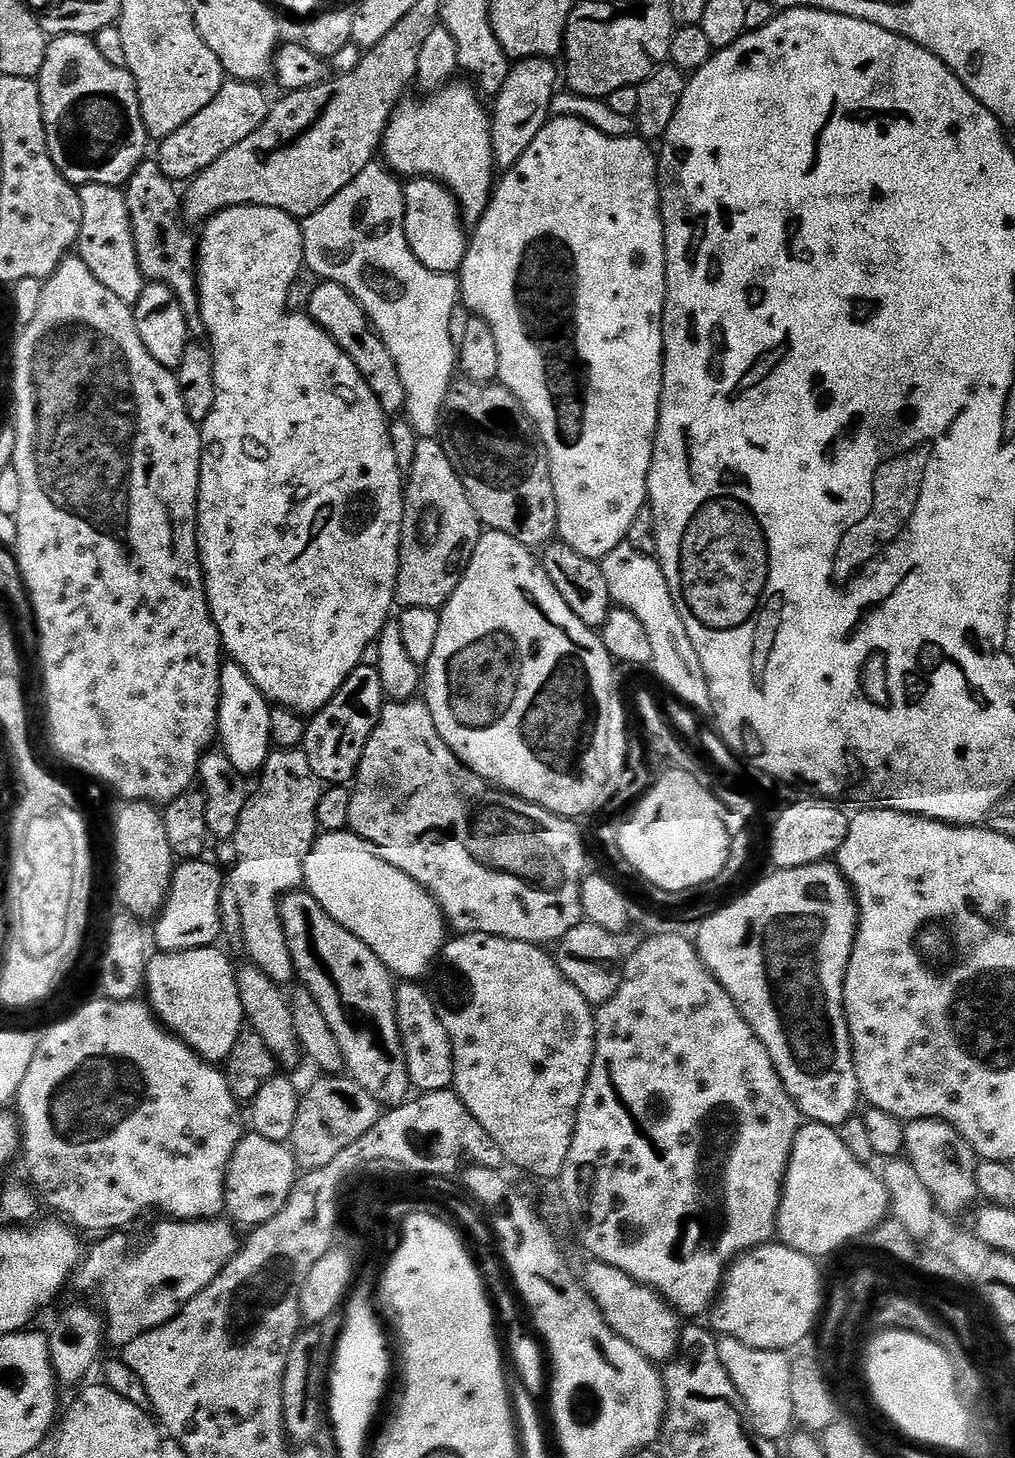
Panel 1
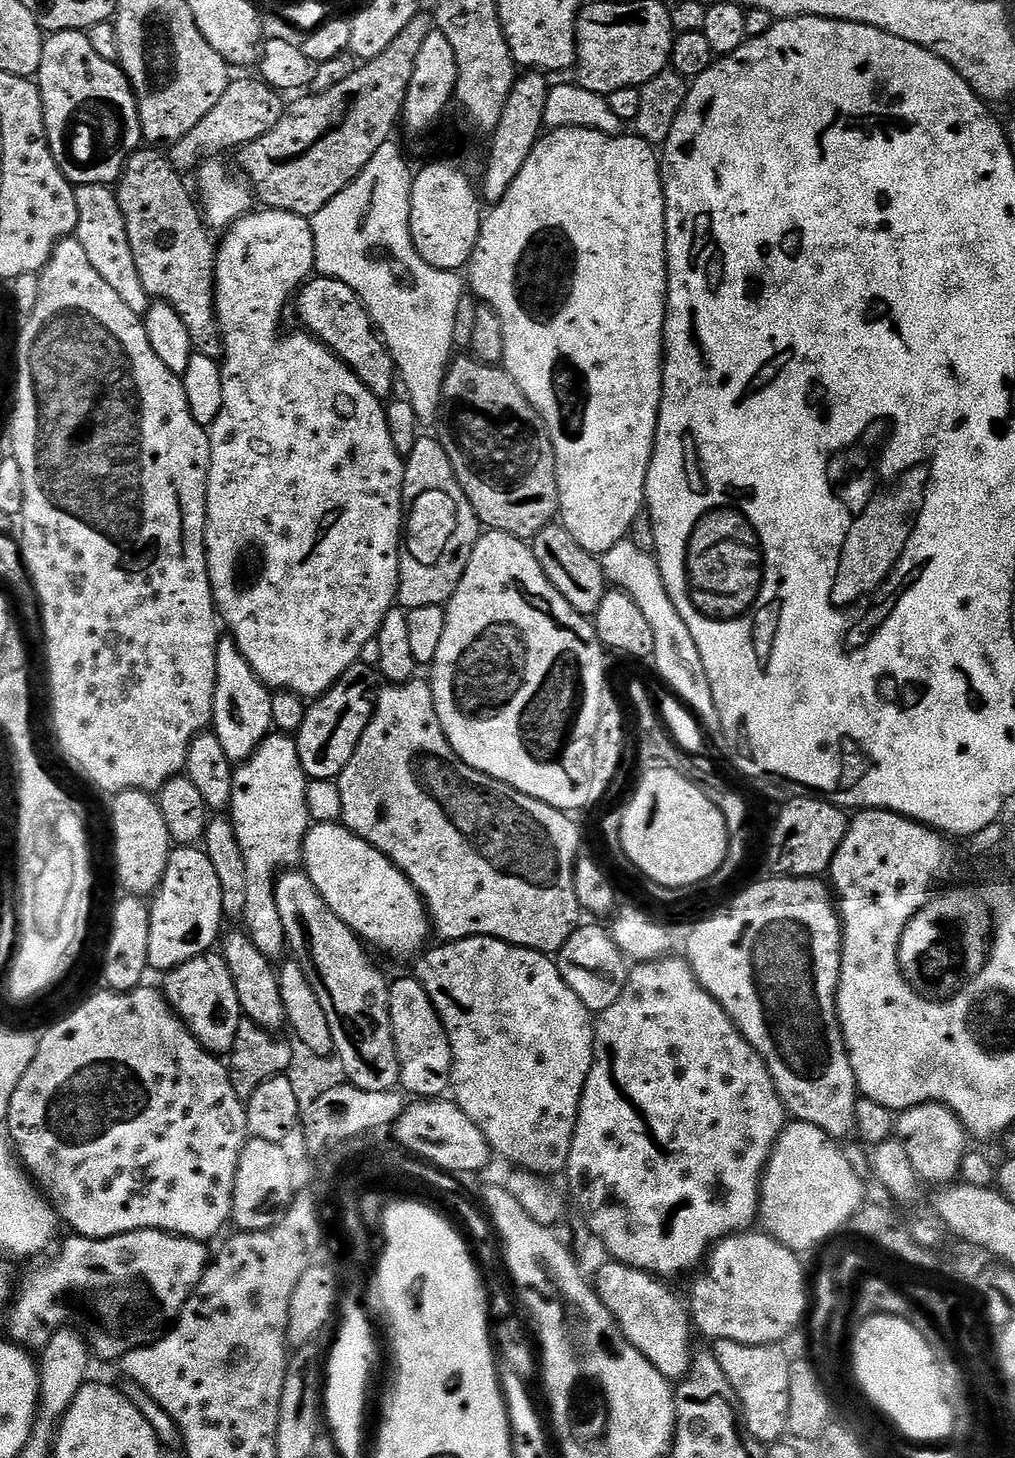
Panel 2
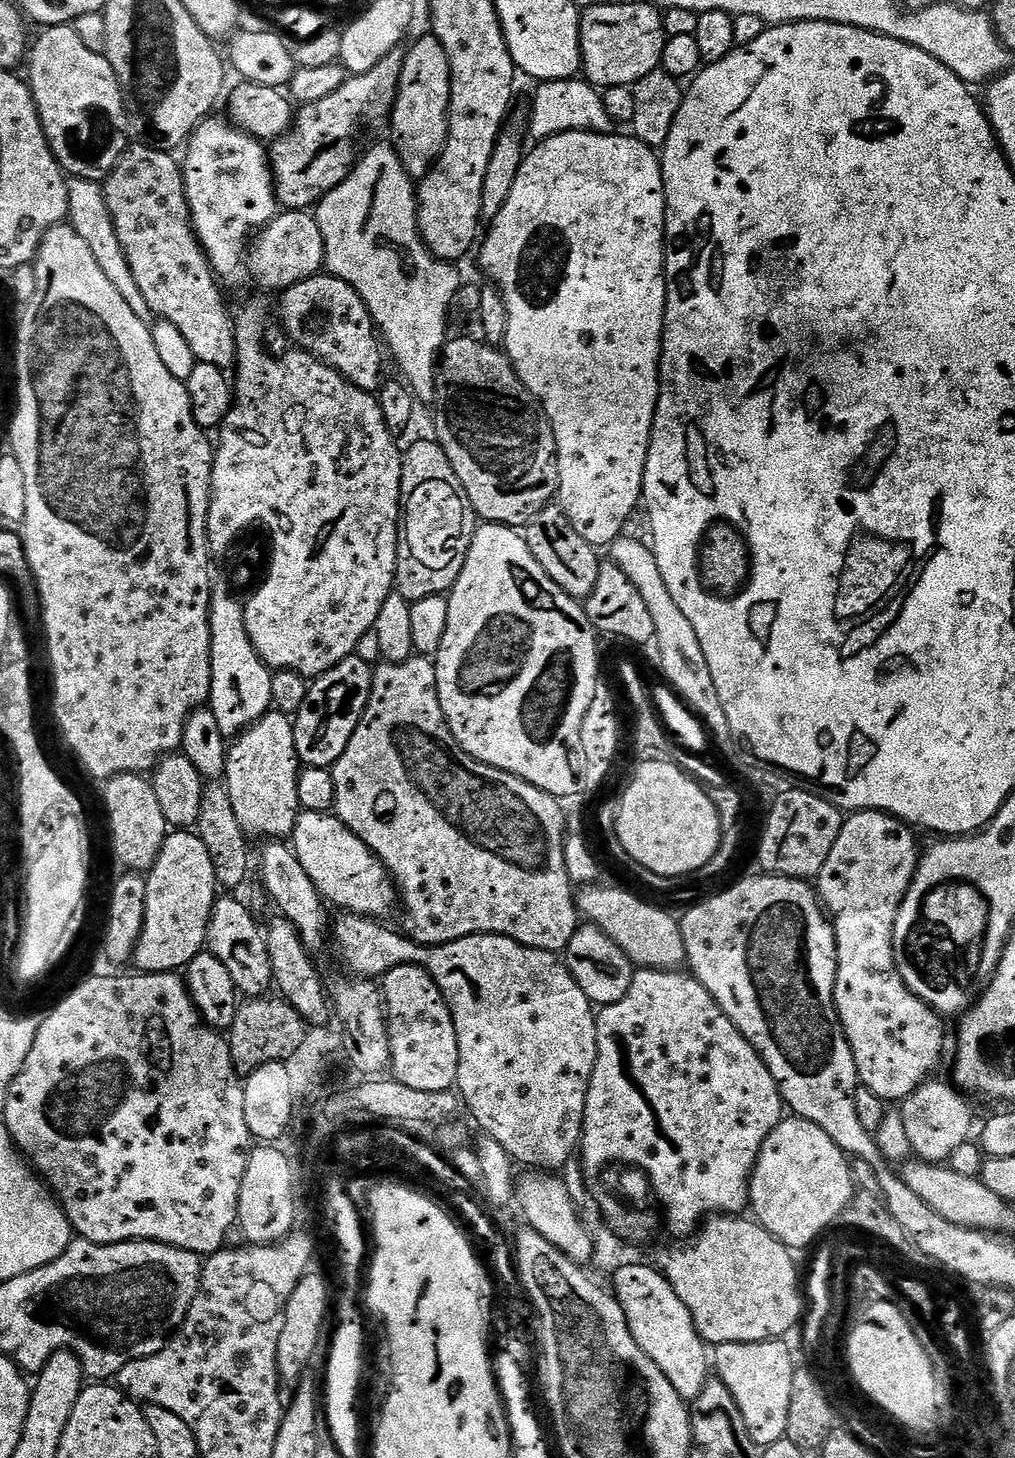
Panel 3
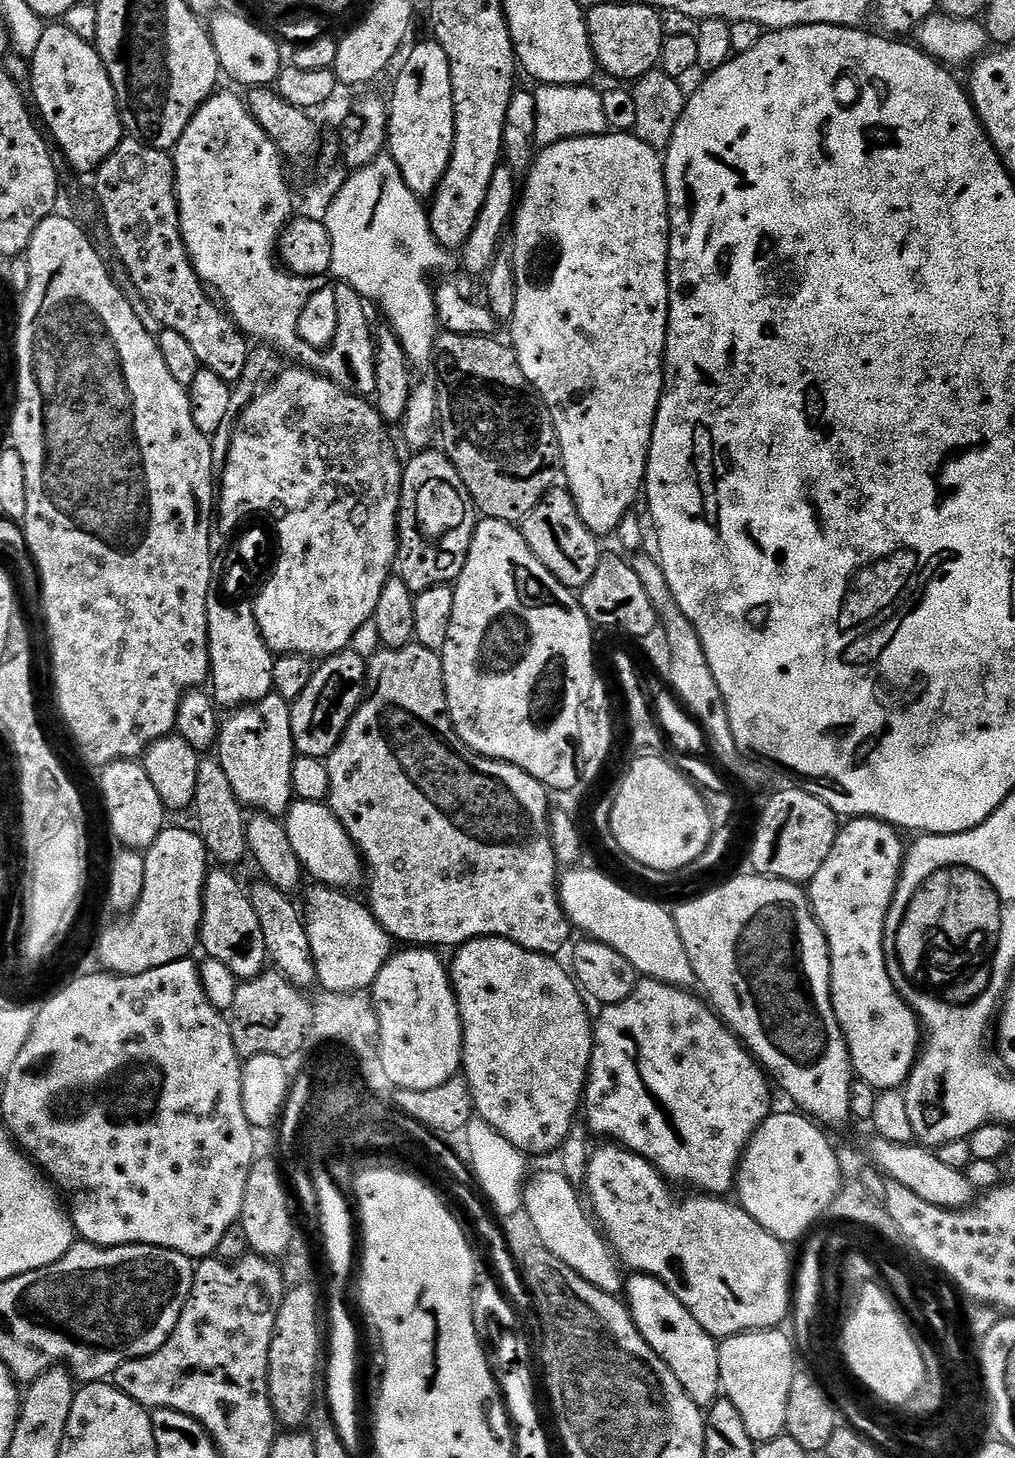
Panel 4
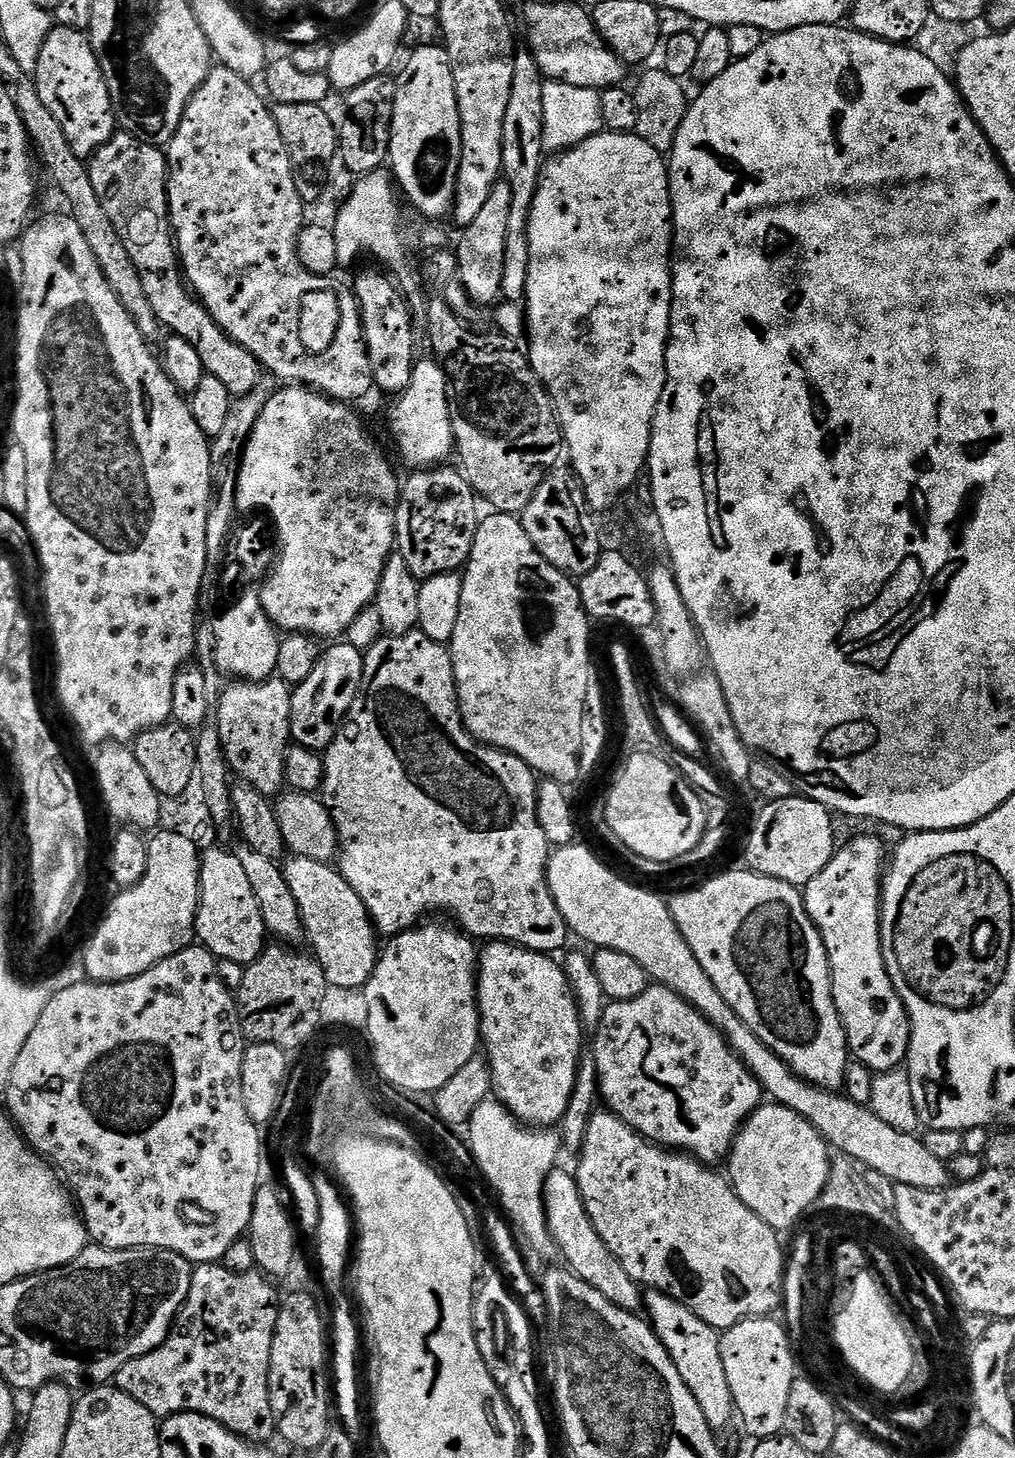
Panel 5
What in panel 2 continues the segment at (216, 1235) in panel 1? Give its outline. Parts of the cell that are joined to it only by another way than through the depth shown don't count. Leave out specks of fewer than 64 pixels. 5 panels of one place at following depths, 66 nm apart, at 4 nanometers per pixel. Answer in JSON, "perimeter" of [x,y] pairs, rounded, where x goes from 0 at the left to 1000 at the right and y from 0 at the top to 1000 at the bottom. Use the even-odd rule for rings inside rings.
{"perimeter":[[[151,842],[109,848],[107,850],[90,850],[84,848],[68,847],[55,867],[44,872],[35,872],[24,881],[19,881],[14,894],[7,901],[11,921],[25,925],[41,926],[54,914],[62,914],[74,905],[83,907],[81,916],[88,925],[99,933],[121,933],[124,929],[134,925],[145,925],[177,903],[207,866],[207,861],[200,853],[184,850],[181,848],[168,848]]]}

